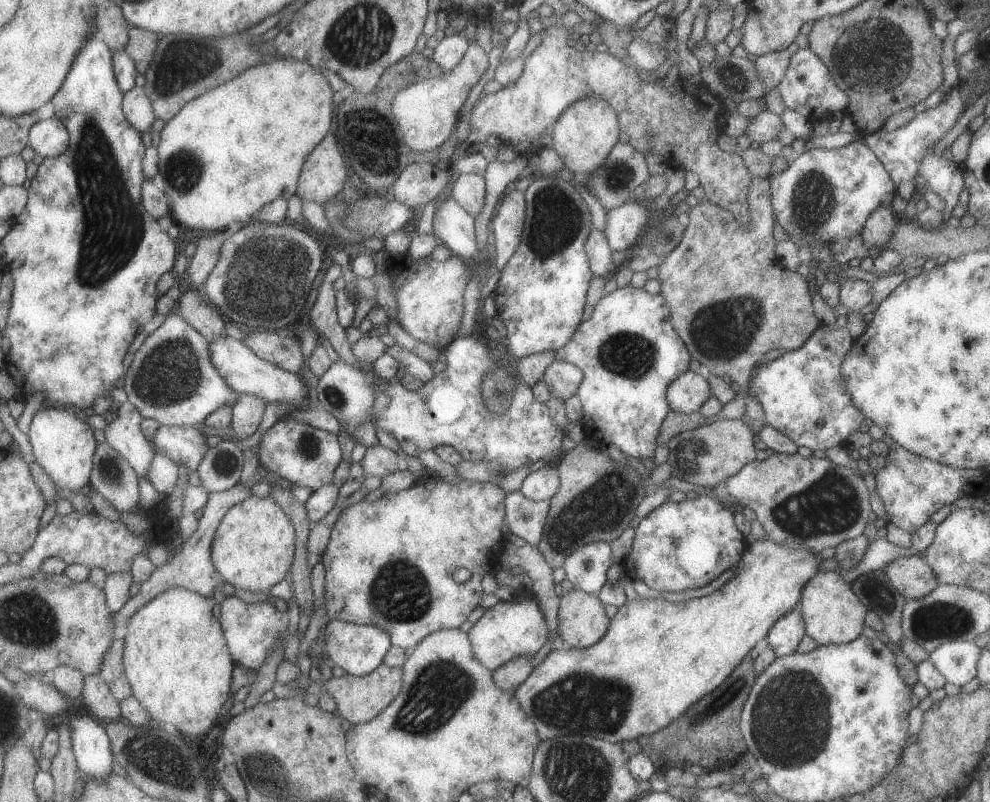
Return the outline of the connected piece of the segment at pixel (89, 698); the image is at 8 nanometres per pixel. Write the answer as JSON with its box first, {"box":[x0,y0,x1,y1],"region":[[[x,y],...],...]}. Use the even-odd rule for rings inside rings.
{"box":[81,674,122,722],"region":[[[100,674],[86,675],[81,693],[83,710],[90,712],[101,722],[122,719],[119,700],[112,694],[110,687]]]}

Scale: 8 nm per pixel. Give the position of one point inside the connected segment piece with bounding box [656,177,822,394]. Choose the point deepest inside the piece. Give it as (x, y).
(718, 265)

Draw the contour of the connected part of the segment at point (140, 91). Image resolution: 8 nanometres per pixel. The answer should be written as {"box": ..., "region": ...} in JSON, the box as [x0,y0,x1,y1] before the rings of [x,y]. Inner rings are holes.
{"box":[123,86,156,133],"region":[[[135,86],[123,94],[123,111],[134,128],[141,133],[151,131],[156,116],[144,87]]]}

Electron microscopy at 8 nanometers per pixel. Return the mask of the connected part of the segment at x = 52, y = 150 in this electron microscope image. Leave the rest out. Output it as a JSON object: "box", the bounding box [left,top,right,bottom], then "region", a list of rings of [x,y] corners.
{"box":[29,116,69,157],"region":[[[55,116],[31,126],[29,145],[41,156],[55,157],[67,150],[69,132]]]}

